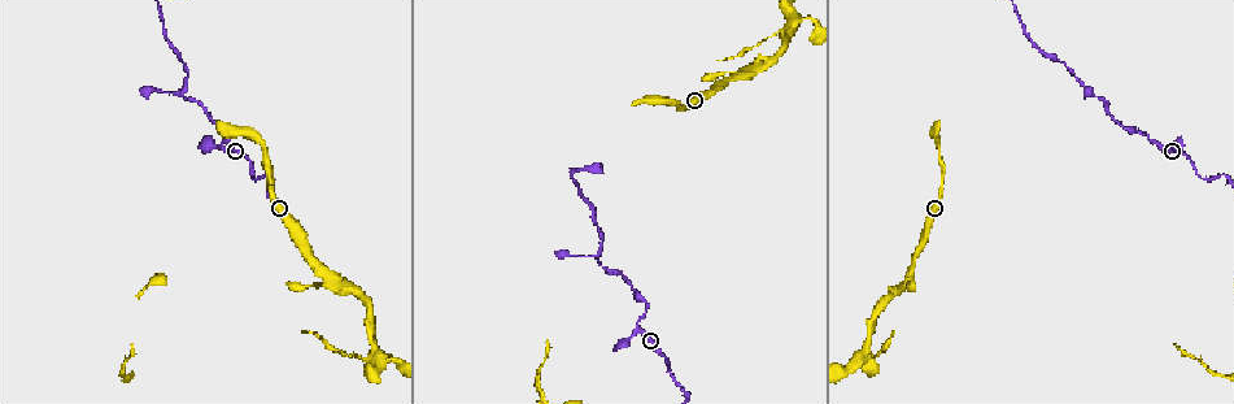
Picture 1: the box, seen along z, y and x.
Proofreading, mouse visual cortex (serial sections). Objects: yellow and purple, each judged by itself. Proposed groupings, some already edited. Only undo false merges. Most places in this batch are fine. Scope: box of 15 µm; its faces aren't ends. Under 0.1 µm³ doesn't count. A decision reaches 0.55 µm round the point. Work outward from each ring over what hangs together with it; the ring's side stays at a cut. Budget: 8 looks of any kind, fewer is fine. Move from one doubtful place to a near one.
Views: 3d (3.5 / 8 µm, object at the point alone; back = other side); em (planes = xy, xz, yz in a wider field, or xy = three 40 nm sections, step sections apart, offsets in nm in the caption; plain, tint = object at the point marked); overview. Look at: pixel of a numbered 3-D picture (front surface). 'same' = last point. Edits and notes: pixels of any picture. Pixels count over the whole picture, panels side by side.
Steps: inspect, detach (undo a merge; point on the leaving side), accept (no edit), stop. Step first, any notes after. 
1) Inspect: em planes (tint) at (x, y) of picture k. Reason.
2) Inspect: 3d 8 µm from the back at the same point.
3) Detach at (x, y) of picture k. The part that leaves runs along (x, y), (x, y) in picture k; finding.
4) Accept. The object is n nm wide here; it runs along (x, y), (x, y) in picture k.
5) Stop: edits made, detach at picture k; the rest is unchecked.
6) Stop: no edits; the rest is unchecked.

Inspect: 3d 3.5 µm at (600, 263) of picture 1. Sharp bend.

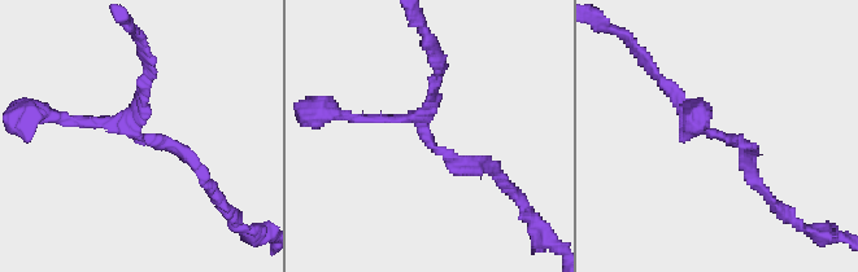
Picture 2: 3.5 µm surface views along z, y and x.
Inspect: em planes (tint) at (429, 139) of picture 2.

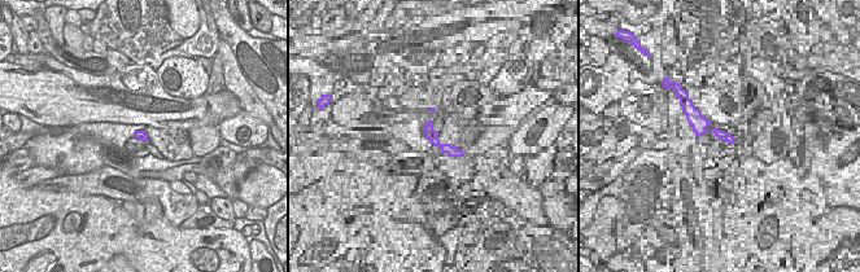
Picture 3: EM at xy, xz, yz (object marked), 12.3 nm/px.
Accept. It runs along (750, 172), (748, 148), (701, 128), (661, 80) in picture 2; one cell here.

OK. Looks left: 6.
Inspect: 3d 3.5 µm at (683, 390) of picture 1. Abrupt turn.

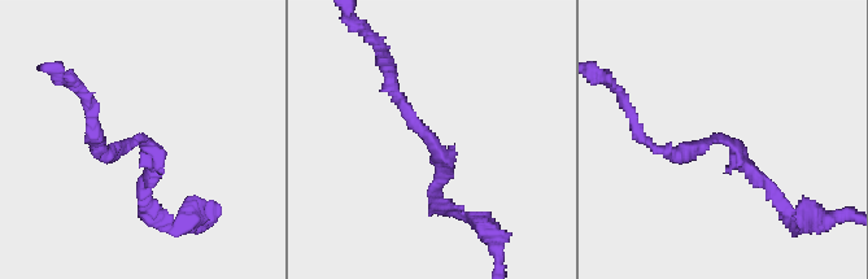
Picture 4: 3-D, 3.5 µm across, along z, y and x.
Inspect: em planes (tint) at (434, 144) of picture 4. The arms are 150, 150 nm wide; shape alone is not enough.

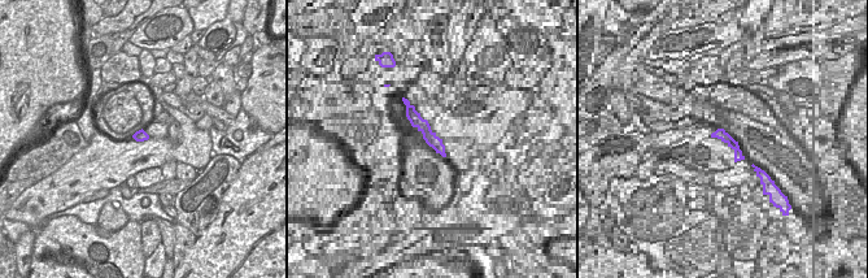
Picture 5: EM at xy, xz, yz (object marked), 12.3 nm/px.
Accept. It runs along (661, 151), (724, 139), (777, 206) in picture 4; all the same cell.

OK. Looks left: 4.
Inspect: em xy step 1 (tint) at (669, 102) of picture 1. Calibre changes.

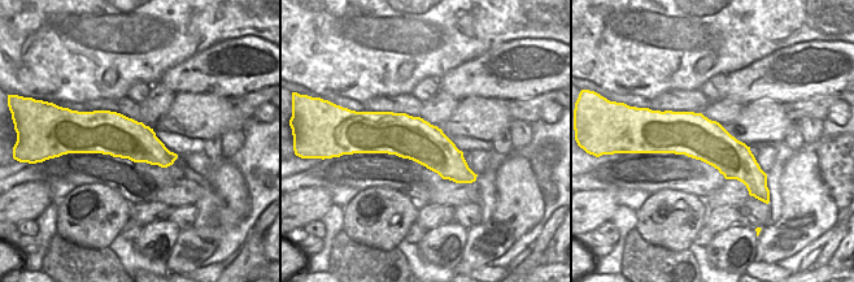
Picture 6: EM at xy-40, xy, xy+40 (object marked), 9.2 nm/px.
Inspect: 3d 3.5 µm at the same point. Wider look.

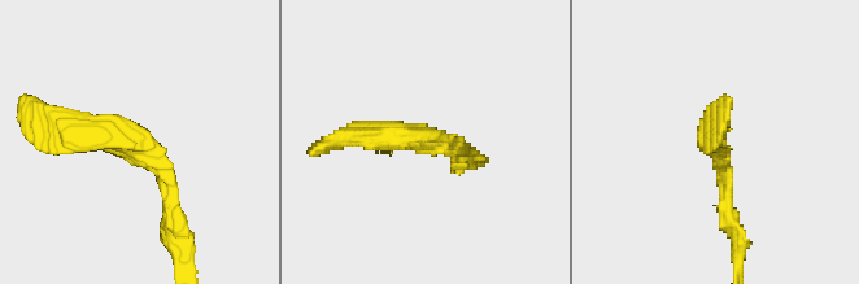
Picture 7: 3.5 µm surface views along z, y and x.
Accept. It runs along (370, 135), (414, 138), (471, 176) in picture 6; all the same cell.

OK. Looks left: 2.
Stop: no edits; the rest is unchecked.

